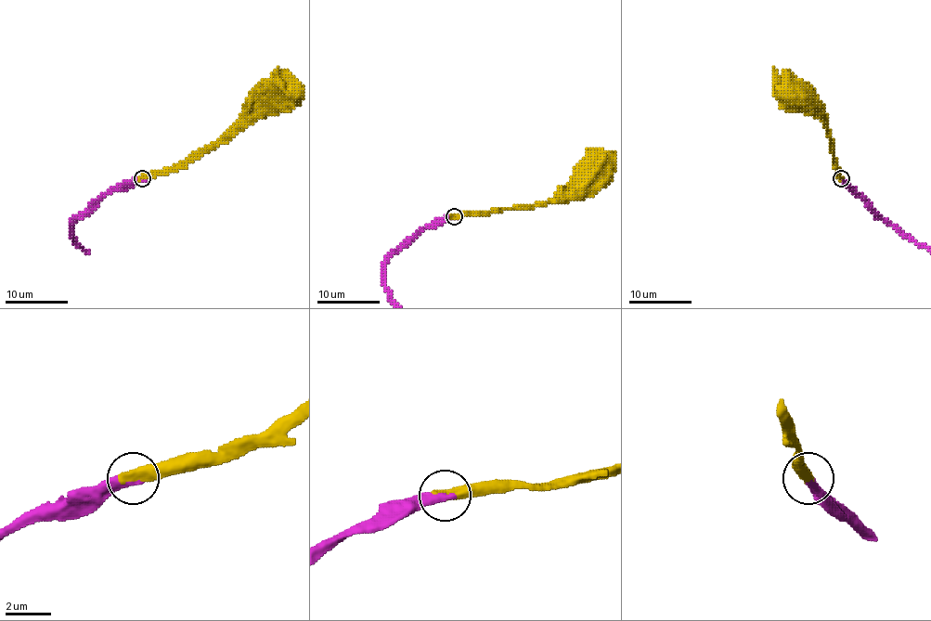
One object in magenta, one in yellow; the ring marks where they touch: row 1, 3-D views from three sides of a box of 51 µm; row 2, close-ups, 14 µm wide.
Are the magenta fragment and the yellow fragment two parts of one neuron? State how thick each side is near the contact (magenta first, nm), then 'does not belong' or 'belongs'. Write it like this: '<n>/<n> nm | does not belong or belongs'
440/550 nm | belongs

